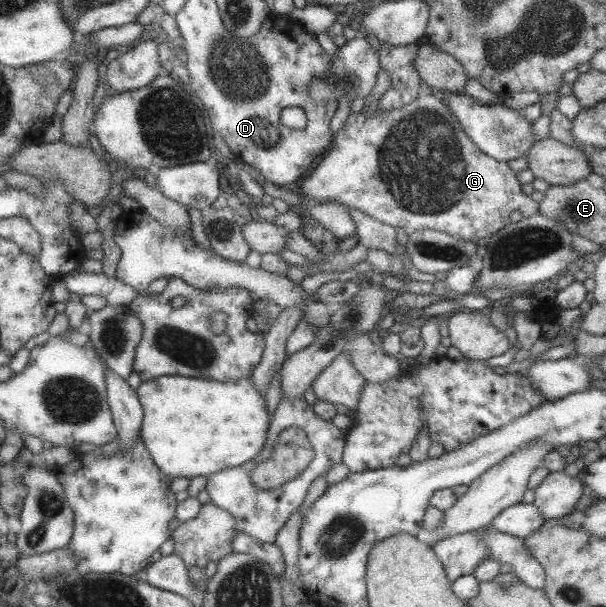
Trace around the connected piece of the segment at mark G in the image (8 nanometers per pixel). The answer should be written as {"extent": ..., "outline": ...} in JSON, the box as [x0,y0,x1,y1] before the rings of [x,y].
{"extent":[297,93,538,242],"outline":[[[429,93],[423,98],[415,98],[411,103],[405,106],[391,110],[385,113],[375,112],[374,116],[367,116],[364,118],[363,113],[350,113],[345,120],[341,129],[334,134],[334,142],[332,147],[321,156],[316,164],[313,165],[310,171],[311,174],[307,178],[303,178],[303,184],[299,184],[297,195],[304,196],[305,200],[312,204],[317,202],[329,203],[330,200],[335,200],[350,208],[355,208],[358,211],[364,212],[375,220],[379,220],[383,224],[393,226],[393,228],[402,228],[406,233],[417,232],[418,230],[434,230],[444,232],[447,235],[457,237],[462,240],[469,240],[476,242],[480,238],[488,240],[493,234],[501,230],[508,222],[510,222],[509,215],[511,210],[518,210],[523,217],[529,217],[531,212],[538,210],[538,202],[531,199],[530,196],[524,195],[521,192],[521,185],[517,181],[517,174],[509,169],[507,162],[498,162],[486,156],[482,151],[479,151],[475,144],[471,142],[469,137],[459,124],[457,119],[451,115],[451,111],[447,109],[447,104],[444,104],[437,93]]]}

